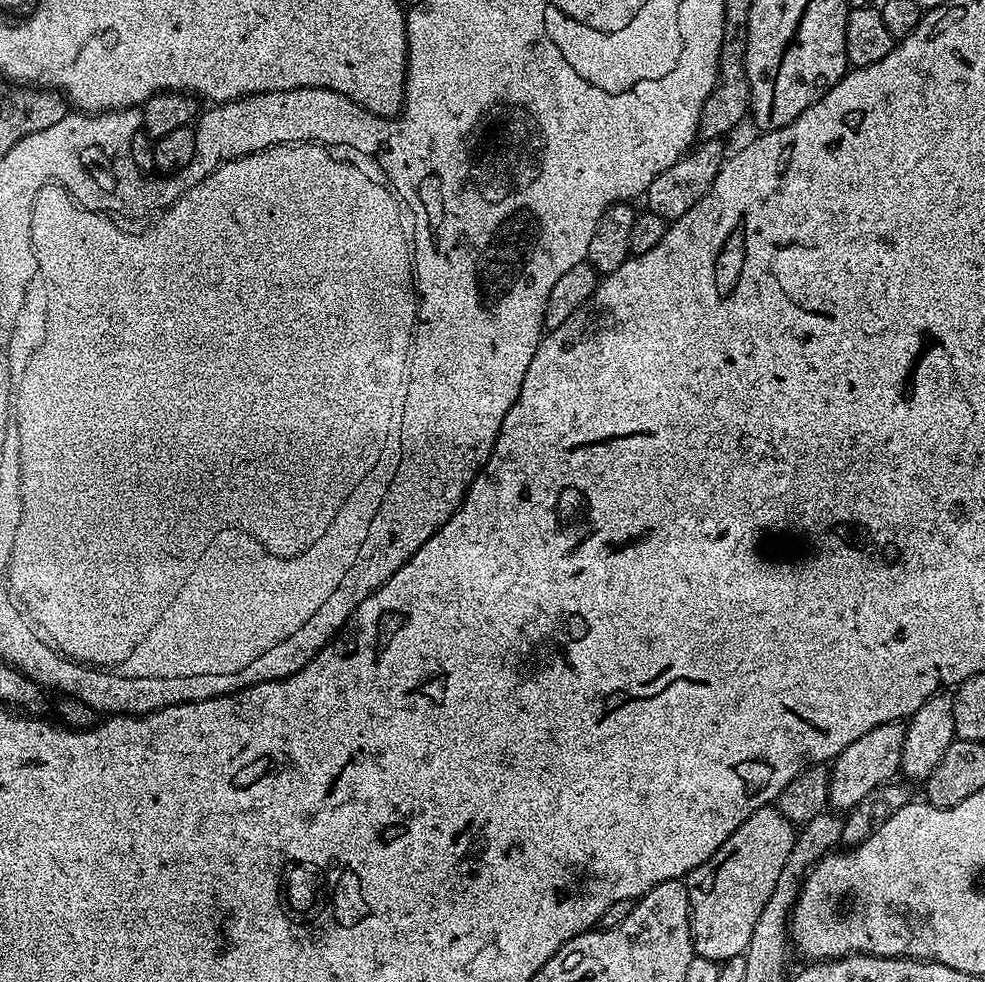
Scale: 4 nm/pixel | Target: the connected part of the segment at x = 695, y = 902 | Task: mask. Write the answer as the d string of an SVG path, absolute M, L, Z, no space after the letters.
M775 806L759 808L722 842L722 846L702 866L683 877L688 891L688 921L692 931L692 950L695 955L723 962L744 954L754 932L754 924L762 915L763 907L774 890L775 882L790 856L798 833L797 825L791 824Z

